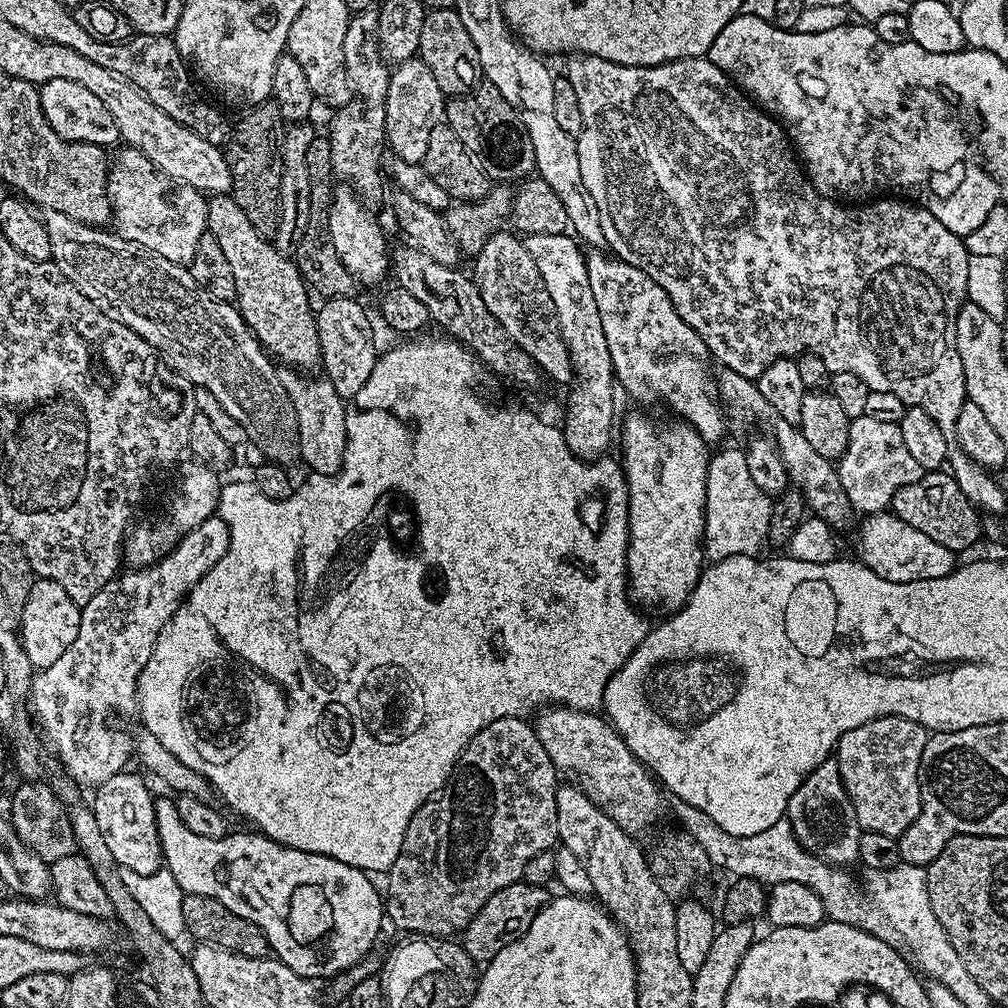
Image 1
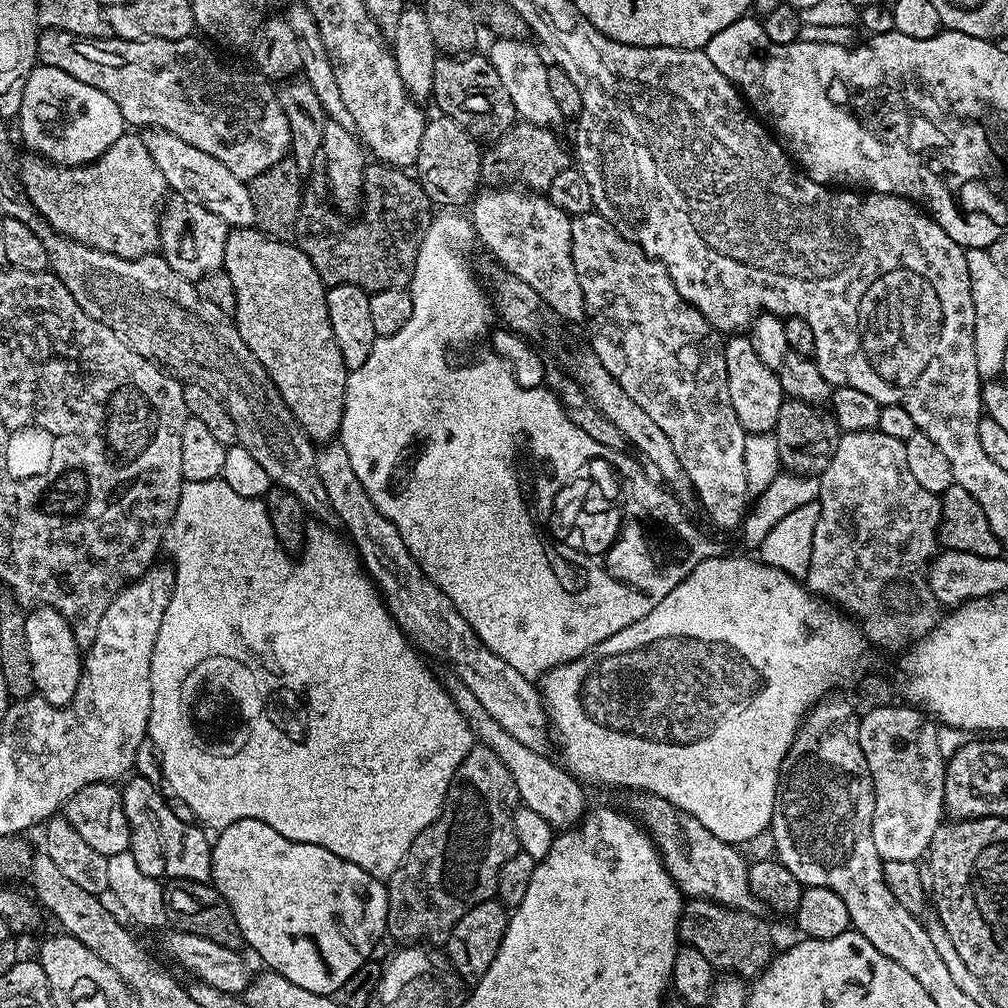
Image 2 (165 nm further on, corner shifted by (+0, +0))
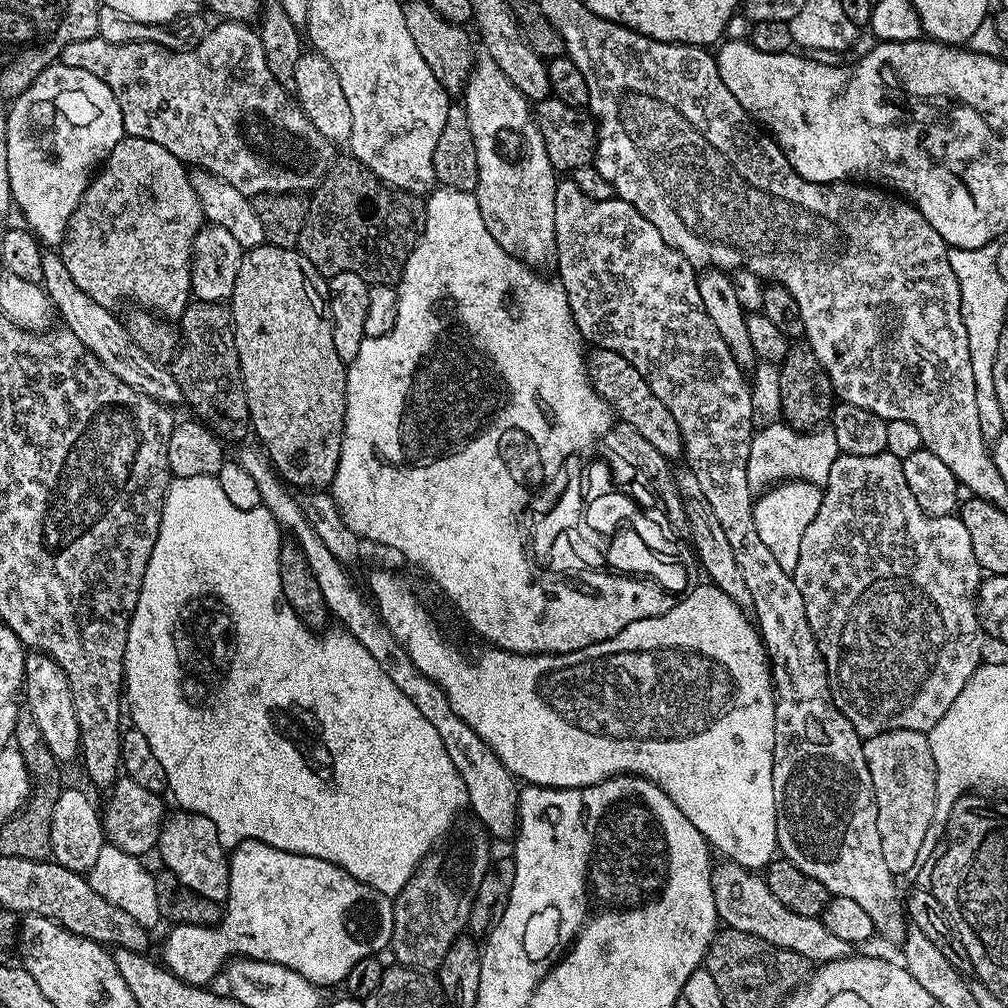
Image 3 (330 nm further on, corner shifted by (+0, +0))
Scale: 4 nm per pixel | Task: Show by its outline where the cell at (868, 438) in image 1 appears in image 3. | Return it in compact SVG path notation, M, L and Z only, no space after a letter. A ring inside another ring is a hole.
M887 450L869 456L840 454L830 468L829 480L822 491L822 506L818 506L818 514L814 514L814 522L810 522L802 538L798 566L790 575L796 581L798 594L802 594L802 606L806 606L810 630L828 667L832 698L861 734L882 732L889 728L906 728L926 734L950 708L950 702L962 692L962 686L966 686L978 667L978 660L975 660L976 632L979 633L981 627L972 599L974 589L982 578L982 569L974 558L974 548L970 546L966 526L962 526L959 515L930 516L924 512L922 506L918 506L914 494L910 494L910 486L906 486L904 462Z

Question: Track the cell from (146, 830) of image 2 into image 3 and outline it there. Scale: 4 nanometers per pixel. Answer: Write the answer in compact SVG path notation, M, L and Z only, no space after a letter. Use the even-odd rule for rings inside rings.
M177 812L167 817L160 826L158 853L164 859L163 867L173 872L182 883L211 900L227 901L230 890L229 853L218 840L214 822L197 812Z

